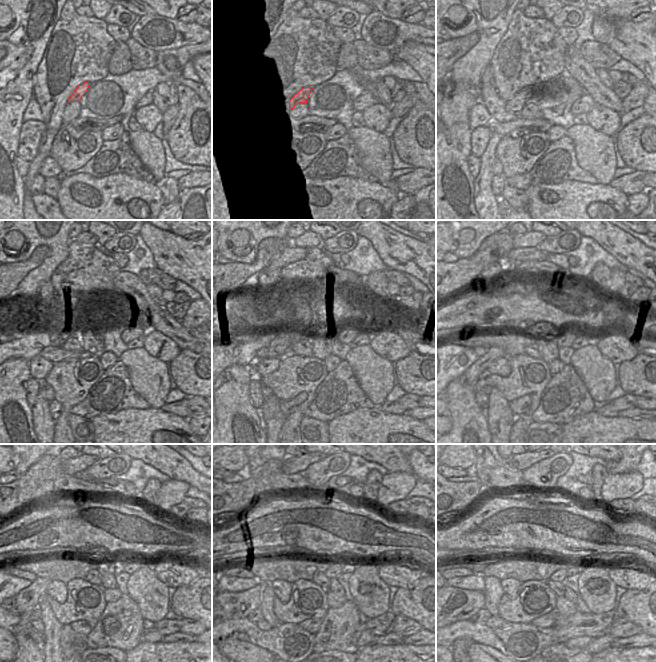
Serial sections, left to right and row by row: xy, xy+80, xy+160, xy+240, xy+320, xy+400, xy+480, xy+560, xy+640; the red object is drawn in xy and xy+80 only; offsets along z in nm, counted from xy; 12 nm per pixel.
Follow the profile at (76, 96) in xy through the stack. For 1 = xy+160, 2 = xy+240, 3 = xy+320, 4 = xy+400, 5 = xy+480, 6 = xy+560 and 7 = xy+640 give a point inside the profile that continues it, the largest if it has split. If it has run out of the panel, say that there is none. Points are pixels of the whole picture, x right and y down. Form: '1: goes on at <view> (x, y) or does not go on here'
1: goes on at xy+160 (514, 105)
2: goes on at xy+240 (59, 336)
3: goes on at xy+320 (279, 347)
4: goes on at xy+400 (477, 370)
5: goes on at xy+480 (28, 598)
6: goes on at xy+560 (232, 605)
7: goes on at xy+640 (456, 604)

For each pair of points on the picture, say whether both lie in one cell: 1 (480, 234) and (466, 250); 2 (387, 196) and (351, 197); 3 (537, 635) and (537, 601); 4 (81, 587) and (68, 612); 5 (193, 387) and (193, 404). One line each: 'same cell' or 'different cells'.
1: same cell
2: same cell
3: different cells
4: same cell
5: different cells

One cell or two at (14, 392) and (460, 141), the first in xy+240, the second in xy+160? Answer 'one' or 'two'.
one

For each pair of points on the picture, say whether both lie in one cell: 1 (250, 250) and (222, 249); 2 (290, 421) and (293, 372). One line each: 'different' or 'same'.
1: same
2: same

